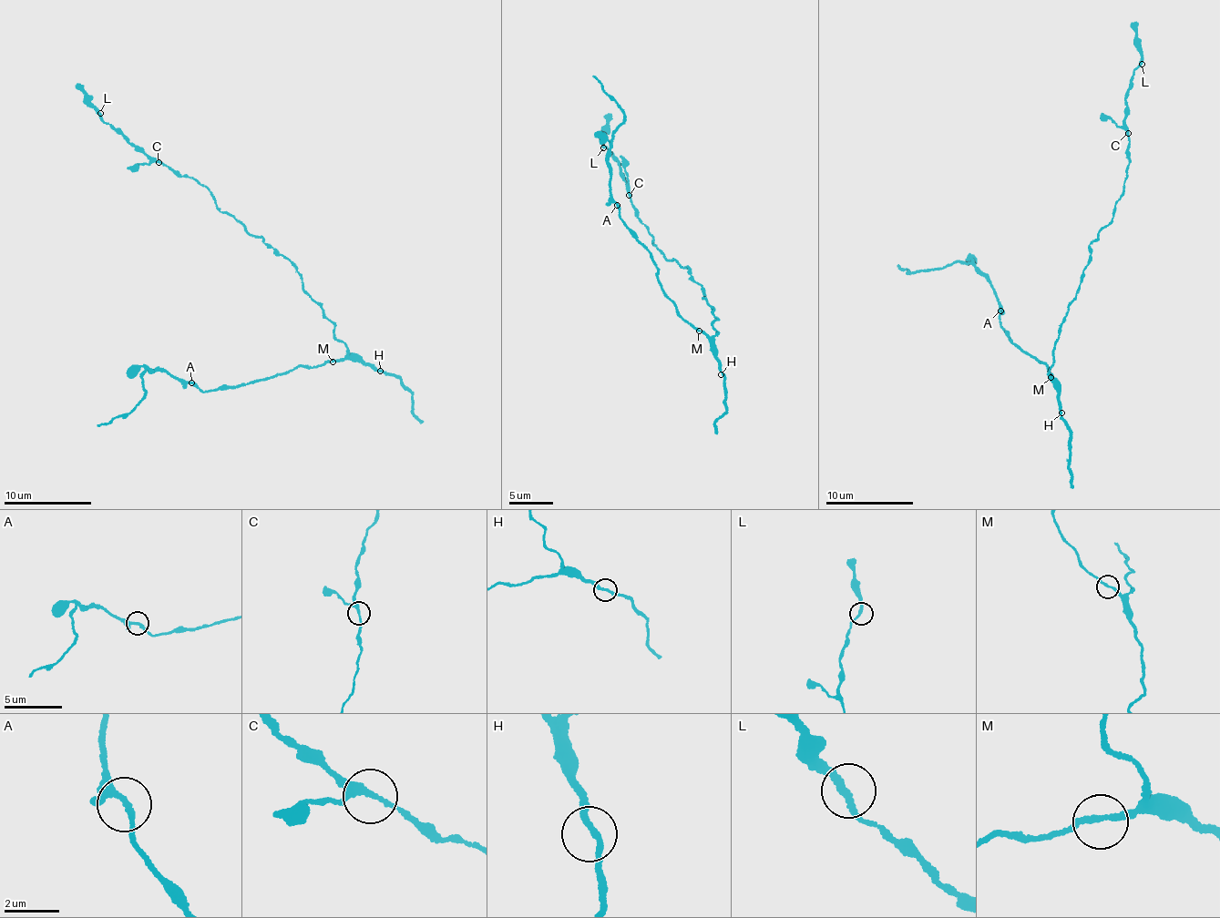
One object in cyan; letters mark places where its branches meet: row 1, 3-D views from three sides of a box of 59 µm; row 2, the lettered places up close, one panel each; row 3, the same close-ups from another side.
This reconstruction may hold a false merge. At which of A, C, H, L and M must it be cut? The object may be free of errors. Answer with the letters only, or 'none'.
none

